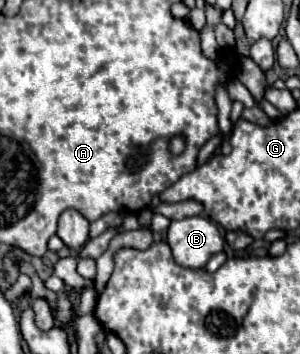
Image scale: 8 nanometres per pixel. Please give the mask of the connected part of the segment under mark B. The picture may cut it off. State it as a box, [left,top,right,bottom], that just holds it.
[166,216,224,268]

